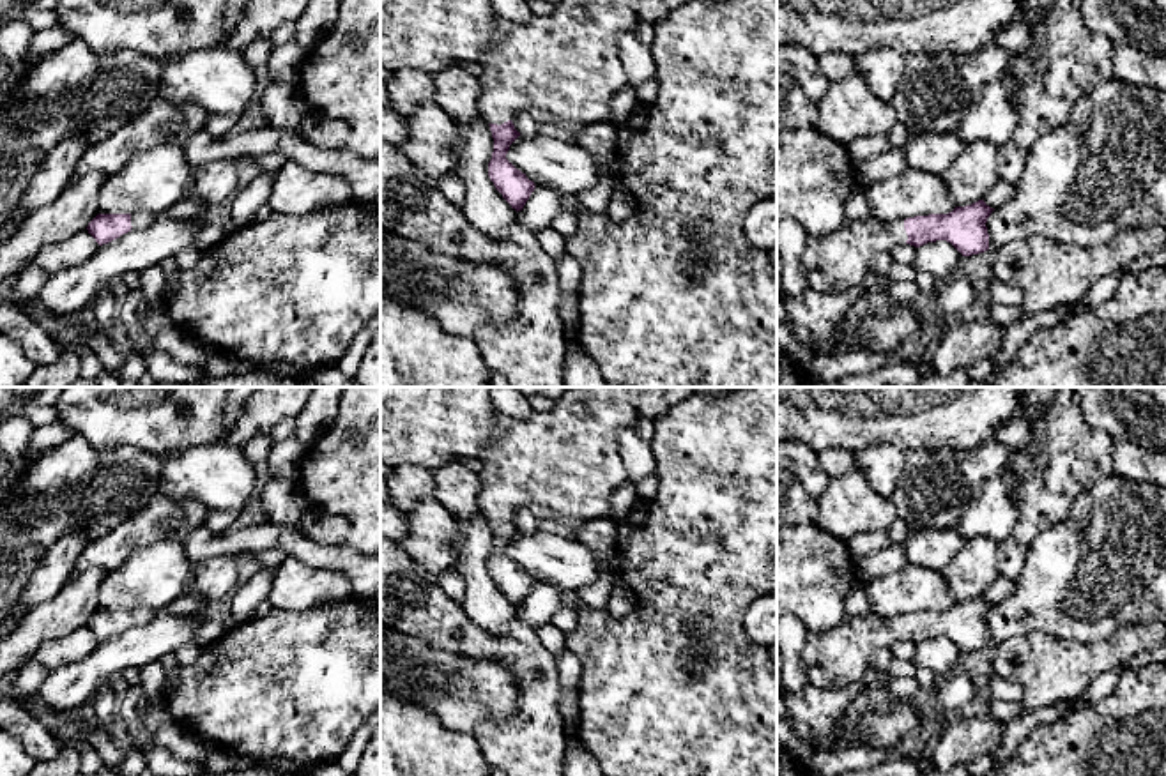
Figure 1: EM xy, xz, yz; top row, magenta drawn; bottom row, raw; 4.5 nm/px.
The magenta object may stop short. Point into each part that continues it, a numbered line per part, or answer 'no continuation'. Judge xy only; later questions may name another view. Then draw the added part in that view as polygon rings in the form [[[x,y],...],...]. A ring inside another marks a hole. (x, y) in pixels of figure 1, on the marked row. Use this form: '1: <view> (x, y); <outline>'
1: xy (138, 220); [[[133,212],[131,214],[131,230],[142,230],[150,226],[156,221],[157,216],[152,212]]]

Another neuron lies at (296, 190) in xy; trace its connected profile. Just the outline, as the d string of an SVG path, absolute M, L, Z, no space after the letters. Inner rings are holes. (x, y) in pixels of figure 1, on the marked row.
M288 159L274 175L267 205L278 214L304 216L350 202L356 200L345 177L313 171Z

